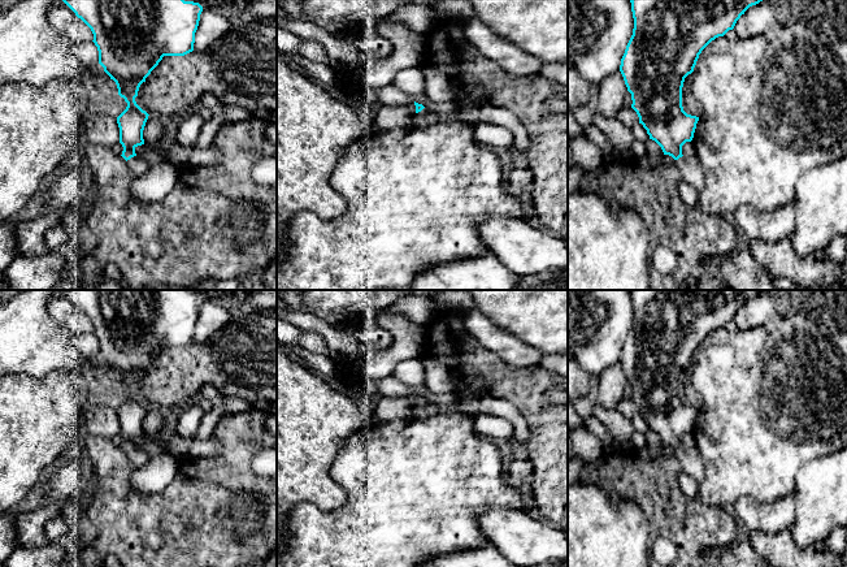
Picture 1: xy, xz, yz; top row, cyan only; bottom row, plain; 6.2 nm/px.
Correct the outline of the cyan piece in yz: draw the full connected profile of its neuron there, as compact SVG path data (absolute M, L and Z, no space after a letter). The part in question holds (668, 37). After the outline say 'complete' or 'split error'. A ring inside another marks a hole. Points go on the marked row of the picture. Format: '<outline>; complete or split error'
M630 0L634 18L633 35L621 59L620 72L627 91L631 94L631 108L639 117L639 124L647 130L664 155L672 156L682 179L696 189L704 190L704 172L698 157L682 155L682 146L691 142L699 117L687 114L682 107L682 87L685 78L694 72L702 51L716 38L733 30L744 12L763 0Z; split error

